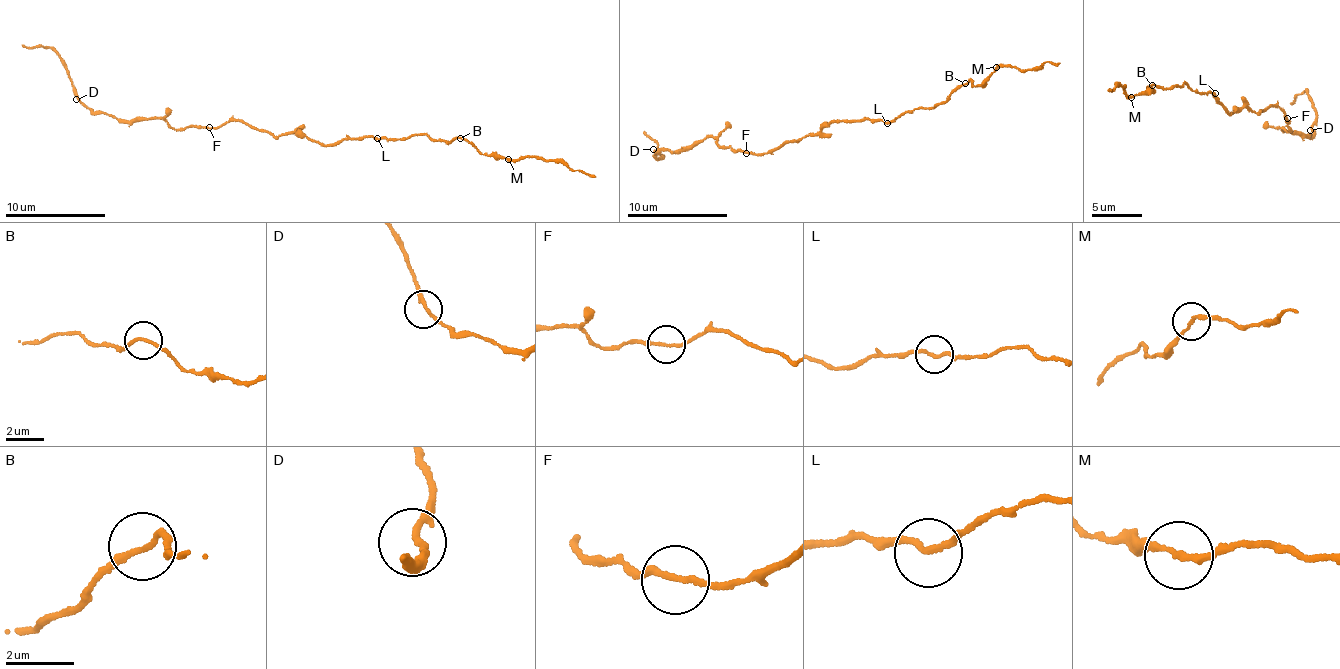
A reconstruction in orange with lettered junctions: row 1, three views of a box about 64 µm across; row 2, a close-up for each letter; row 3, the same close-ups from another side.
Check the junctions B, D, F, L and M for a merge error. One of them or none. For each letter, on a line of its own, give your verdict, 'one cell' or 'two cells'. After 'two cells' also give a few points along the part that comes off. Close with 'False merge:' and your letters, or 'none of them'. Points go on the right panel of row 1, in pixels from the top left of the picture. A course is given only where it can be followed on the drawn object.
B: one cell
D: one cell
F: one cell
L: one cell
M: one cell
False merge: none of them

